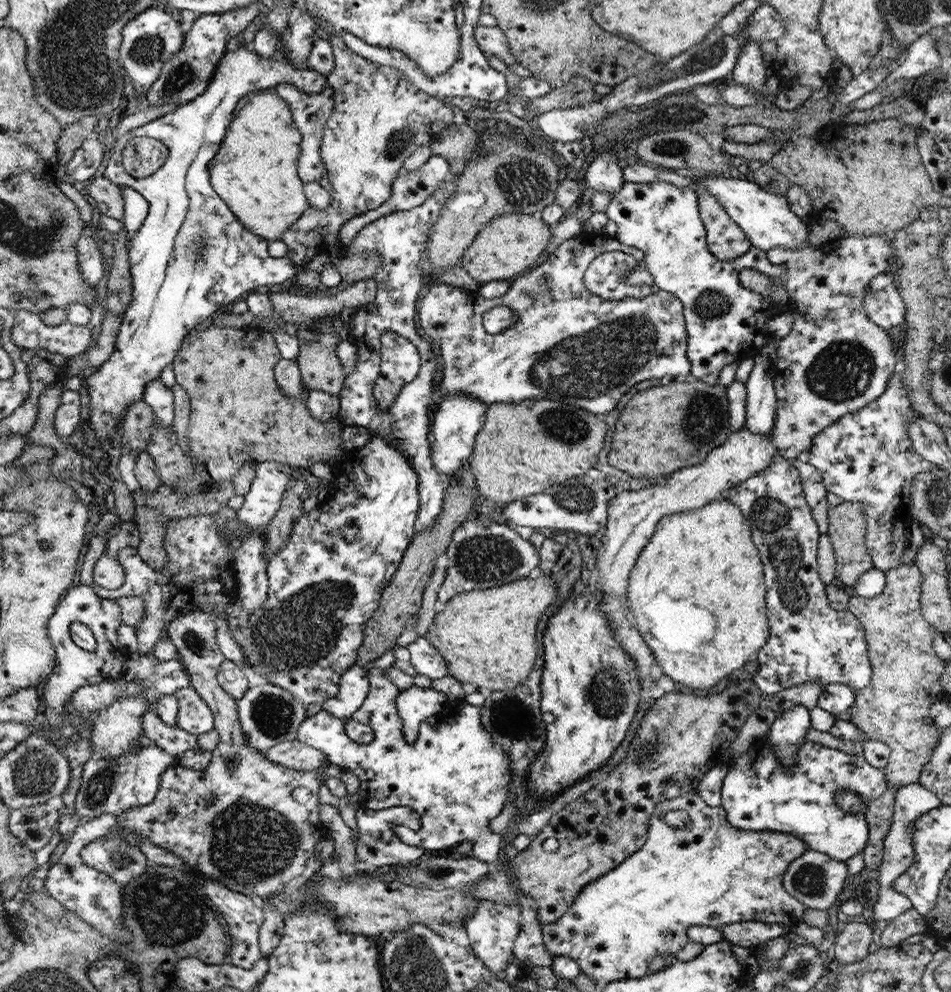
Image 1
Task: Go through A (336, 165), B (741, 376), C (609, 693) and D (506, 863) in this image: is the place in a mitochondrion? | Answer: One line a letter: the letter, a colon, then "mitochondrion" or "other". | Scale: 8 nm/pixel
A: other
B: other
C: mitochondrion
D: other

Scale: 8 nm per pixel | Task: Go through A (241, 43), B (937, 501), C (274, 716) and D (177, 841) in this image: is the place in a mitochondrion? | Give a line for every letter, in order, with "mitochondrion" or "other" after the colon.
A: other
B: mitochondrion
C: mitochondrion
D: other

